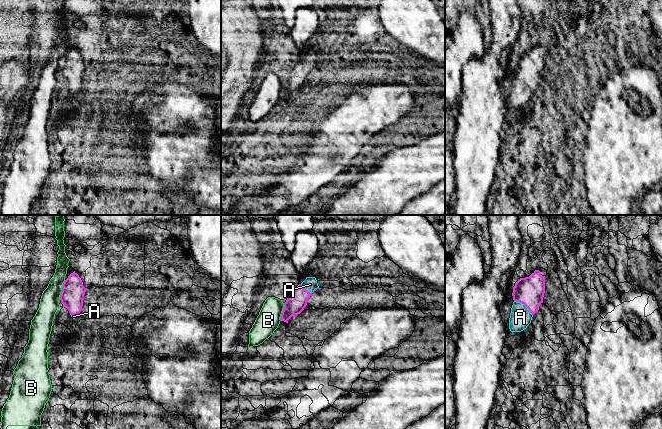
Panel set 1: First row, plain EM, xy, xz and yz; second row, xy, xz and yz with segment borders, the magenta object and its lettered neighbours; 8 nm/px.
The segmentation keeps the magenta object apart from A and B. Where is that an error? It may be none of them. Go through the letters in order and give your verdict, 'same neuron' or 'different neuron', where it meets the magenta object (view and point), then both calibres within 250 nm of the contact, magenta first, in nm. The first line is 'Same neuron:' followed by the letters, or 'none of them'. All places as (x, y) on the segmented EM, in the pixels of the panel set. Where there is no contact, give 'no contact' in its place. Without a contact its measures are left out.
Same neuron: A
A: same neuron; contact yz (524, 304); calibres 220 and 180 nm
B: different neuron; contact xy (62, 290); calibres 190 and 160 nm

